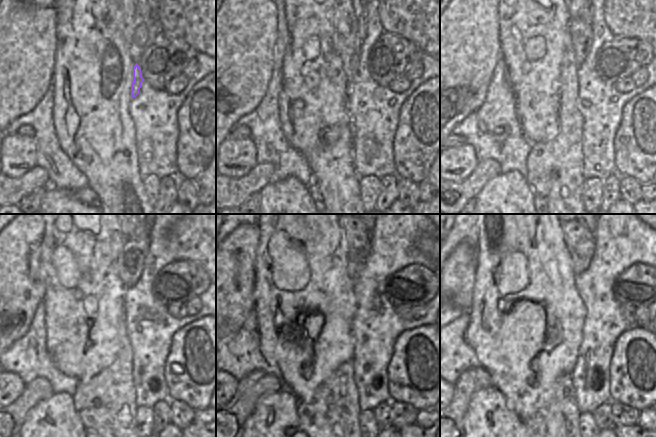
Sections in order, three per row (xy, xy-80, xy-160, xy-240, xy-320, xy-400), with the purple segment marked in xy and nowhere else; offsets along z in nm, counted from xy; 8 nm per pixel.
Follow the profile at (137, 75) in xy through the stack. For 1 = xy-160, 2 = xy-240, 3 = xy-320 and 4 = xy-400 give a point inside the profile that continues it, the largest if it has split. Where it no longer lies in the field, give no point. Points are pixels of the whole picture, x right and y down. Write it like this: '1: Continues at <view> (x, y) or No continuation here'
1: Continues at xy-160 (581, 33)
2: Continues at xy-240 (131, 261)
3: Continues at xy-320 (356, 259)
4: No continuation here

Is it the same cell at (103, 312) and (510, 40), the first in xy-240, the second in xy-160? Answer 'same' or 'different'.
same

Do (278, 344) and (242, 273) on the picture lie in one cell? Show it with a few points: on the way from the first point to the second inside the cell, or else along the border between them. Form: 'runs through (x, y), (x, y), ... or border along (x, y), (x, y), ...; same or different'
border along (255, 270), (252, 310); different

